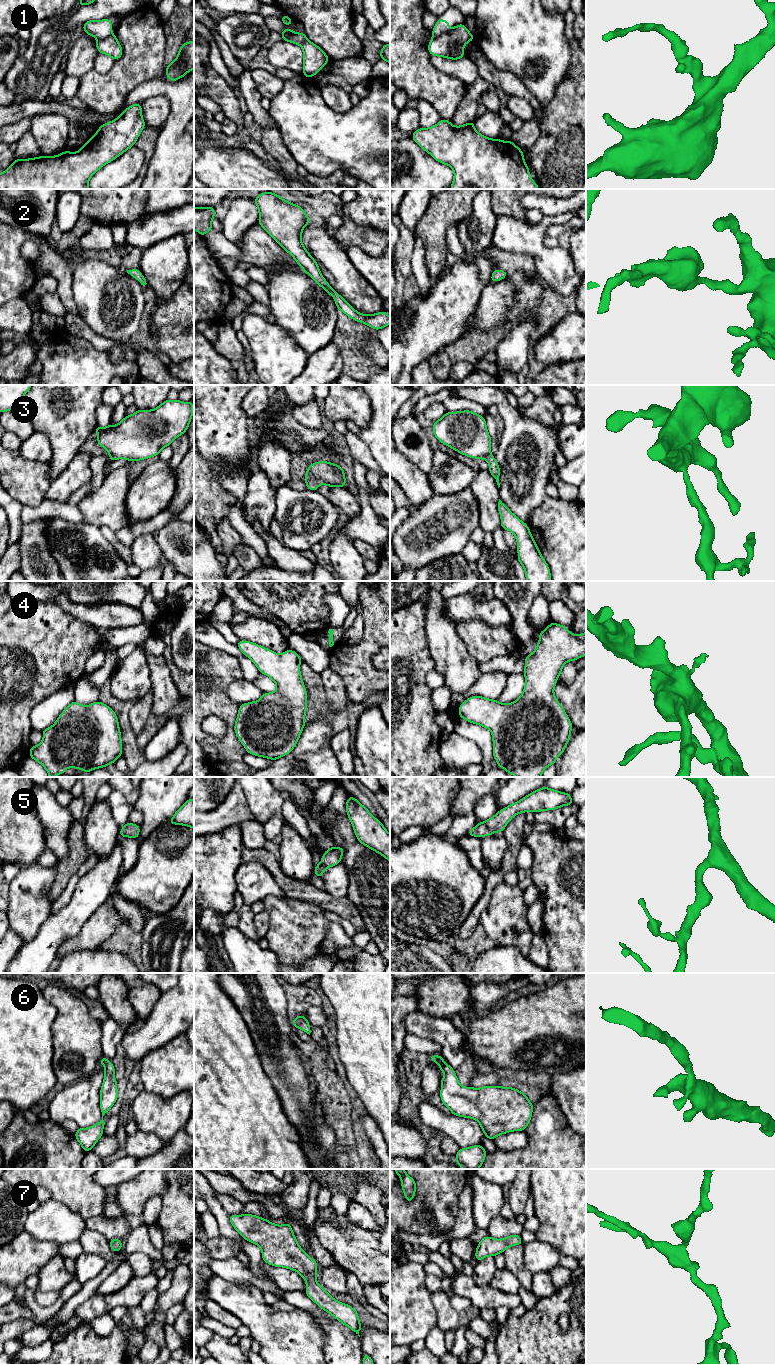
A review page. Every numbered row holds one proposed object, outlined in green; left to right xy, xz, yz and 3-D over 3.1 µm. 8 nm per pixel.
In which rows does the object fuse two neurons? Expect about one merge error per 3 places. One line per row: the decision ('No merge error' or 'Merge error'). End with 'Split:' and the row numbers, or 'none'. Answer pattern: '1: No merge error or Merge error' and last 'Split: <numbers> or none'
1: Merge error
2: No merge error
3: No merge error
4: No merge error
5: No merge error
6: No merge error
7: No merge error
Split: 1

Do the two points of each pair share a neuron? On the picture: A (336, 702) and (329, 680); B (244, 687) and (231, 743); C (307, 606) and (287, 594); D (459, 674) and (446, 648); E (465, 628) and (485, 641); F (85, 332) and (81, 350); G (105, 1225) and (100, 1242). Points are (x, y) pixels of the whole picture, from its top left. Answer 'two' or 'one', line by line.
A: one
B: two
C: one
D: one
E: one
F: two
G: two

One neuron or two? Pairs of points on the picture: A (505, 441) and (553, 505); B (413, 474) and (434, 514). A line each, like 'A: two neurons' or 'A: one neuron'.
A: two neurons
B: two neurons

